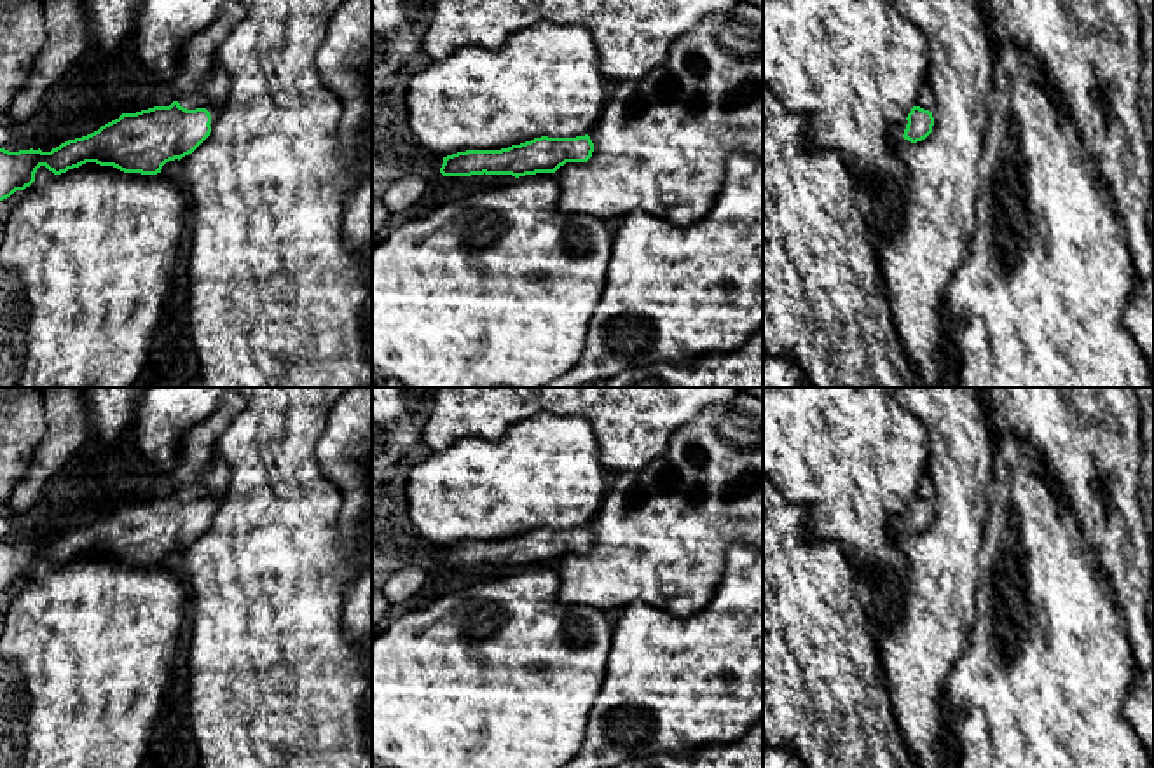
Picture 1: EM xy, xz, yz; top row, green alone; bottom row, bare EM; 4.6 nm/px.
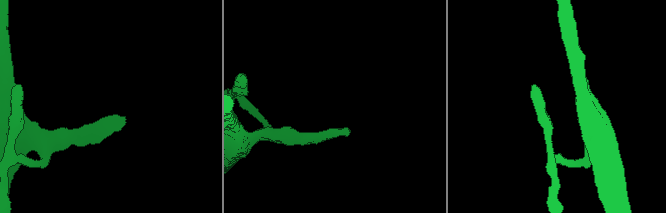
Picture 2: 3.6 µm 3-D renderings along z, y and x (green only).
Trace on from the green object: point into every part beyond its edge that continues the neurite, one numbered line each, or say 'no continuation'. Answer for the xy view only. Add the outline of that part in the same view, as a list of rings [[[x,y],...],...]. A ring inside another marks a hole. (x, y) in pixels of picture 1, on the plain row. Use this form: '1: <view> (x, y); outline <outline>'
1: xy (212, 487); outline [[[213,457],[204,478],[199,483],[178,487],[178,494],[187,501],[206,499],[211,508],[216,508],[225,496],[229,480],[227,463],[222,457]]]

